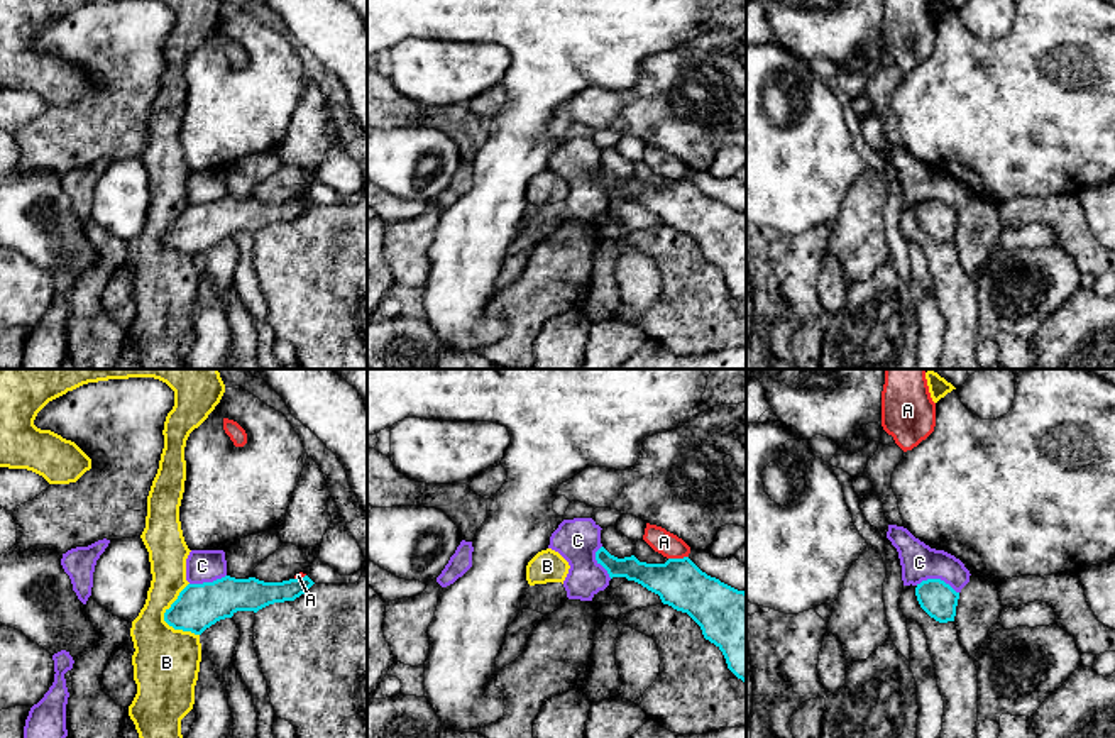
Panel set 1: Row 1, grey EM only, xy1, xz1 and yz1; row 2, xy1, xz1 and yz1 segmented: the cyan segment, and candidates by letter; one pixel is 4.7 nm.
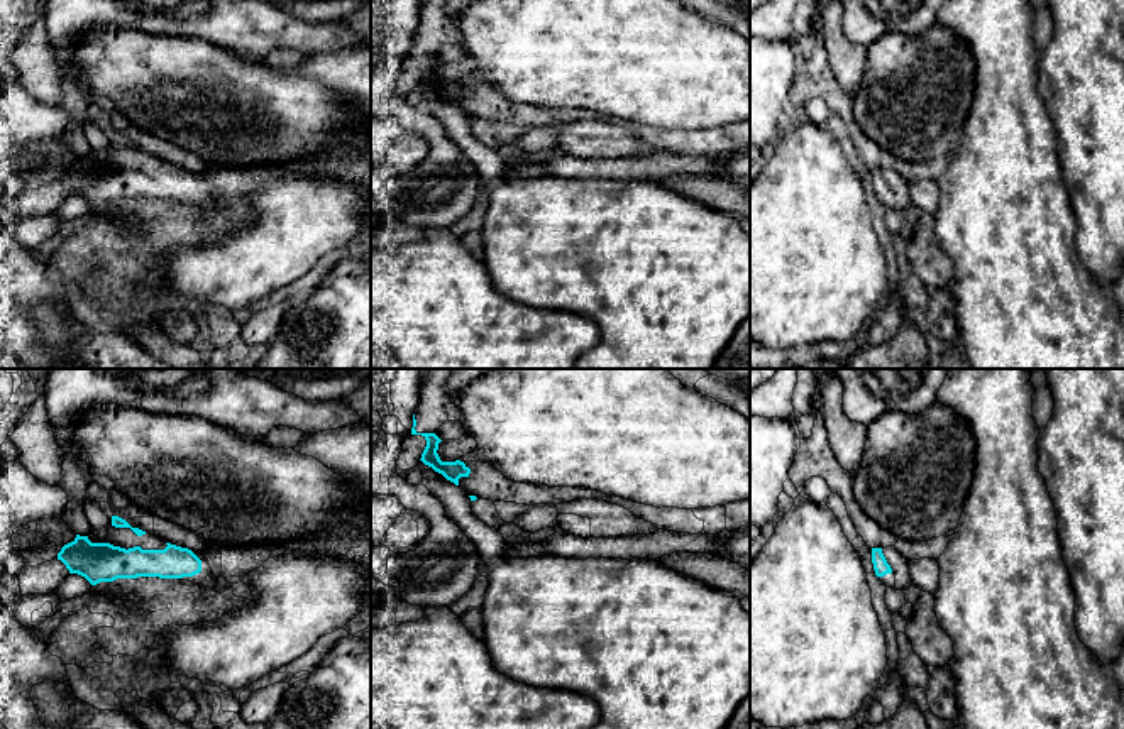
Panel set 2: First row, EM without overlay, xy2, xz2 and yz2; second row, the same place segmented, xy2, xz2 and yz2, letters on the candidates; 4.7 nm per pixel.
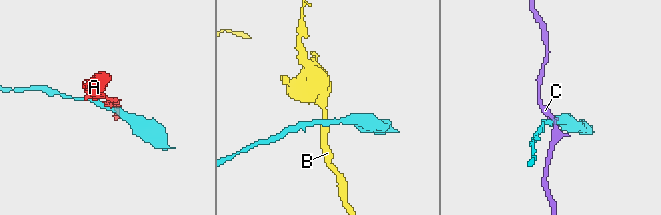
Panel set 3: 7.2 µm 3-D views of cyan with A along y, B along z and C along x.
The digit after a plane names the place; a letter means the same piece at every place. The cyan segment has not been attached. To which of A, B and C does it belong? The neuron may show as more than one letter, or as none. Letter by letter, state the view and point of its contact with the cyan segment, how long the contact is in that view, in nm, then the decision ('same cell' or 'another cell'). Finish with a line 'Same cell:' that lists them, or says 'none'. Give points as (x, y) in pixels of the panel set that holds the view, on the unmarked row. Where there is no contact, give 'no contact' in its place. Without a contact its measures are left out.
A: meets cyan in xz1 at (677, 180); contact 100 nm long; another cell
B: meets cyan in xy1 at (164, 239); contact 260 nm long; another cell
C: meets cyan in yz1 at (938, 200); contact 220 nm long; another cell
Same cell: none

